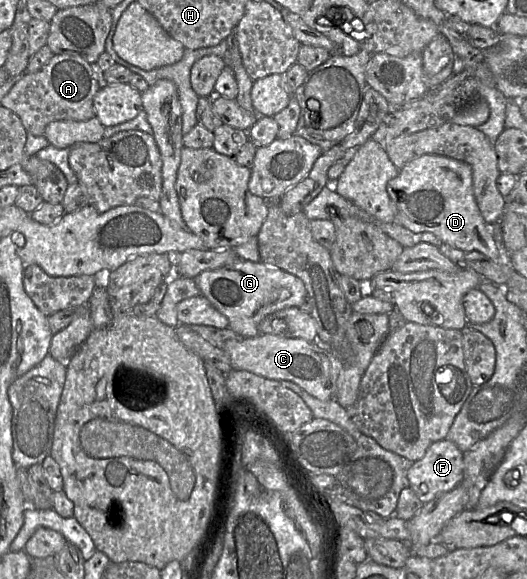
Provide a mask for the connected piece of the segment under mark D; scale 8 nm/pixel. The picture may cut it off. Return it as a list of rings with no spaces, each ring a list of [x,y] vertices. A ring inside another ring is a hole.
[[[425,154],[408,162],[387,184],[395,206],[395,222],[407,229],[431,232],[442,243],[465,251],[478,251],[498,264],[509,263],[497,249],[492,235],[493,224],[487,224],[477,205],[472,168],[466,162],[444,155]]]

